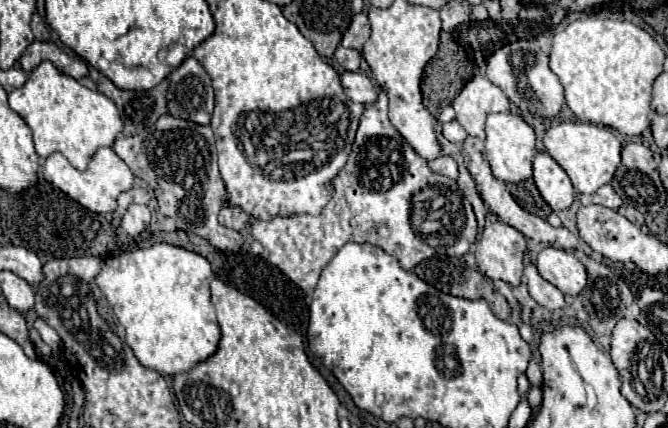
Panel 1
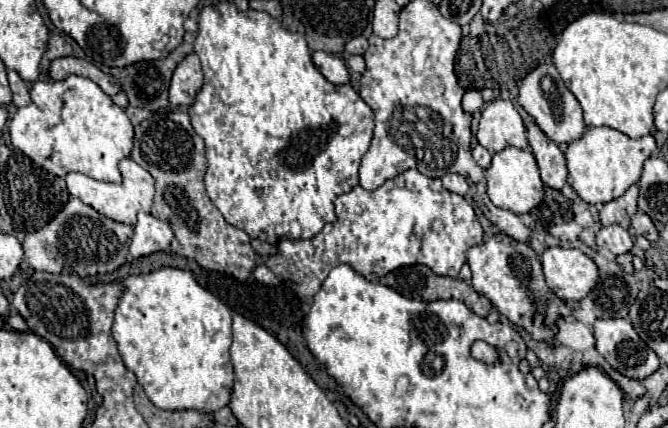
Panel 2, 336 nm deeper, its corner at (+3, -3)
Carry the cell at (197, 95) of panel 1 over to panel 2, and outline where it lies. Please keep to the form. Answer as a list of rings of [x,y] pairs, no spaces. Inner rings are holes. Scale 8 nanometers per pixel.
[[[189,53],[173,71],[169,87],[171,107],[189,107],[195,99],[195,93],[203,85],[203,71],[197,53]]]

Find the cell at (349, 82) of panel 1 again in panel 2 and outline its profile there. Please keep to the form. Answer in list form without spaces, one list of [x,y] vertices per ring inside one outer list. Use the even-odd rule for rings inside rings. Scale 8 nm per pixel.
[[[315,51],[311,55],[313,59],[313,65],[323,73],[325,79],[329,79],[331,83],[335,85],[343,85],[343,83],[349,83],[349,71],[345,67],[345,63],[331,55],[331,53],[325,53],[325,51]]]

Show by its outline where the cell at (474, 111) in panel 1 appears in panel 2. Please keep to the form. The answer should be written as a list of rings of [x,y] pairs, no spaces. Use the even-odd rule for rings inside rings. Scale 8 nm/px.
[[[501,97],[485,105],[479,121],[477,139],[485,149],[489,149],[491,155],[503,151],[505,147],[529,149],[527,131],[519,111],[513,107],[511,101],[505,101]]]

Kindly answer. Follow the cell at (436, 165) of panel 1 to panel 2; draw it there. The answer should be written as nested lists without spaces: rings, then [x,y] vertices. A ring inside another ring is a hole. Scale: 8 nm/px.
[[[447,173],[447,175],[443,177],[443,185],[445,185],[445,189],[449,189],[451,193],[457,193],[457,195],[465,195],[467,189],[469,189],[467,179],[461,177],[461,175],[455,175],[455,173],[453,173],[453,175]]]

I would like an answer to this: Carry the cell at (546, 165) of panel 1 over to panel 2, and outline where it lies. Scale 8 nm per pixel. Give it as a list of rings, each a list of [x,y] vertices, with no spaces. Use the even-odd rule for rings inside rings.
[[[535,123],[527,125],[527,139],[541,169],[543,183],[553,189],[561,189],[567,183],[567,165],[563,151]]]

